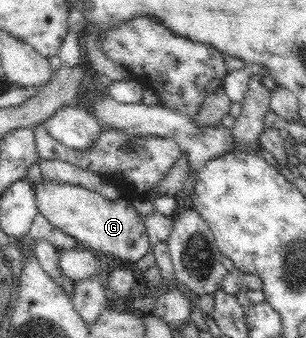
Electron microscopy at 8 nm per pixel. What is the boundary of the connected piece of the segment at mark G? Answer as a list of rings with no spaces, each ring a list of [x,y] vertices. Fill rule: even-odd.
[[[42,177],[37,184],[32,183],[32,187],[39,214],[57,230],[89,246],[89,250],[93,248],[97,252],[103,252],[107,256],[111,254],[111,258],[125,260],[125,262],[137,262],[147,254],[149,250],[147,230],[137,210],[125,198],[107,200],[107,197],[101,196],[94,190],[52,181],[45,177]]]

